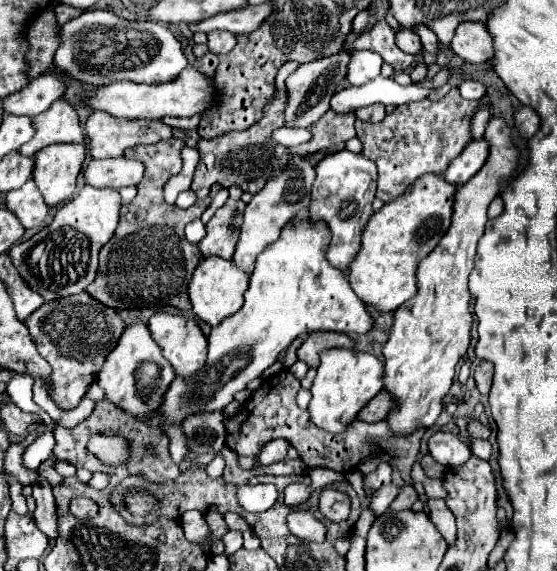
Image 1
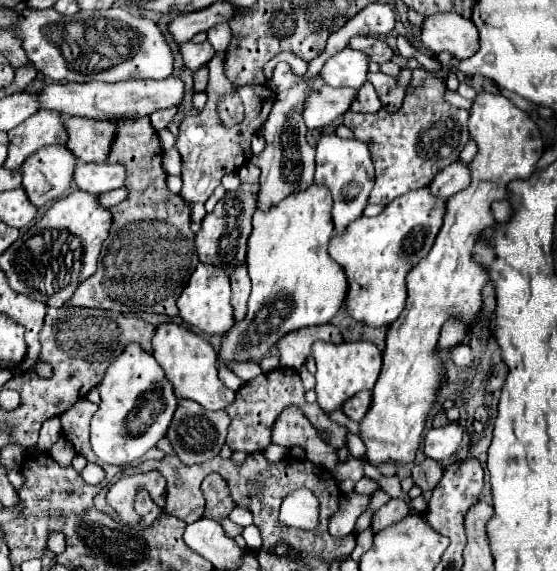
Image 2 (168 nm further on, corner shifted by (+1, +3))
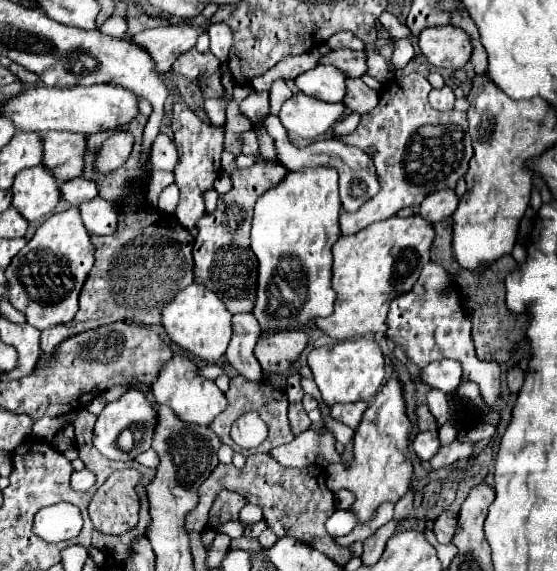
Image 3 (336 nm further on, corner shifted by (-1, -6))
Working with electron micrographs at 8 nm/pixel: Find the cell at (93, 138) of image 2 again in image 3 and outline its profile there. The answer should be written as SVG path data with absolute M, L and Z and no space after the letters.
M45 133L43 165L57 173L59 183L83 175L87 137L83 133Z

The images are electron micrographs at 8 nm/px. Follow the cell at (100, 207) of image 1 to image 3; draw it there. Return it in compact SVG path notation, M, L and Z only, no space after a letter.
M79 207L55 213L35 231L33 239L15 255L15 259L11 259L5 269L7 301L37 329L69 323L77 313L77 299L93 269L93 263L95 245L83 225Z

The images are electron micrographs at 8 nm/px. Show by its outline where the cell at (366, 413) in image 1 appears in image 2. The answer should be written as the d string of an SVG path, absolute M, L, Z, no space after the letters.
M359 392L357 396L353 396L353 400L349 400L349 404L345 404L343 412L351 420L361 422L363 416L367 414L367 410L369 410L369 404L371 404L371 392Z

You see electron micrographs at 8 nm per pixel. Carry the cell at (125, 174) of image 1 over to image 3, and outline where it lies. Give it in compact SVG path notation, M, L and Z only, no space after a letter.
M77 177L77 179L61 183L61 195L71 205L81 205L81 203L87 203L99 195L99 185L93 179Z

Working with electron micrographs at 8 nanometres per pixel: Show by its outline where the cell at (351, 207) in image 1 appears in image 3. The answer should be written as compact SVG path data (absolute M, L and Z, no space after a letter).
M267 115L263 121L263 127L267 129L267 133L273 137L275 147L277 147L277 159L291 171L297 171L299 165L317 169L317 167L333 167L339 173L339 187L341 187L341 205L347 213L355 213L361 205L365 205L373 195L377 195L379 191L379 181L375 175L375 165L371 161L371 157L361 151L359 147L347 145L339 139L323 139L323 141L315 141L305 149L297 149L293 143L287 141L287 131L283 129L281 121L277 115Z

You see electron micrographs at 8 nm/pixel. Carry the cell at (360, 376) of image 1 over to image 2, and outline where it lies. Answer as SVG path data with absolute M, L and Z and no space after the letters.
M317 342L317 344L313 344L311 352L317 362L317 374L315 374L317 402L319 402L321 410L325 410L325 412L333 412L333 410L341 408L347 398L355 396L361 390L371 390L381 372L383 352L371 342L341 342L341 344Z

